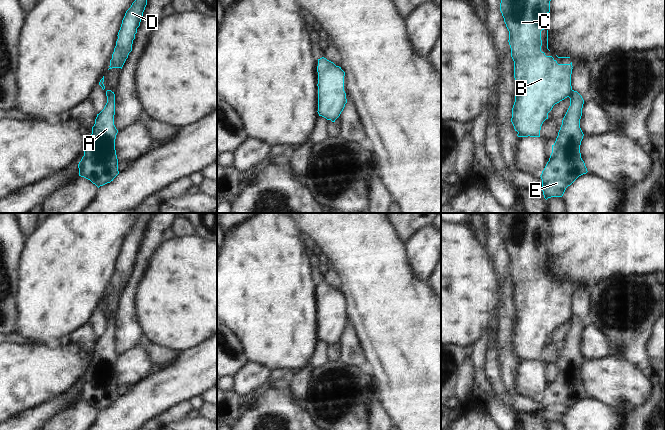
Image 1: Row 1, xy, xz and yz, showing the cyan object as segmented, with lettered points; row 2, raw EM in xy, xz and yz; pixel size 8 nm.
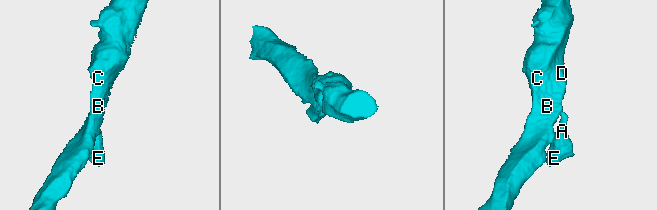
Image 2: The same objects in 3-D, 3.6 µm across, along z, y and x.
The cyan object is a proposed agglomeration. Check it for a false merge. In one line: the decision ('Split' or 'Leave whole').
Split.

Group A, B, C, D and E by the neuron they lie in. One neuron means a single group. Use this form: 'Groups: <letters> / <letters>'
Groups: A E / B C D.

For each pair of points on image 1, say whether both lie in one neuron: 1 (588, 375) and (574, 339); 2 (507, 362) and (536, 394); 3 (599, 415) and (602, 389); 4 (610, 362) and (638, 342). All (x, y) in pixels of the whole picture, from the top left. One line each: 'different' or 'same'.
1: different
2: different
3: different
4: different

